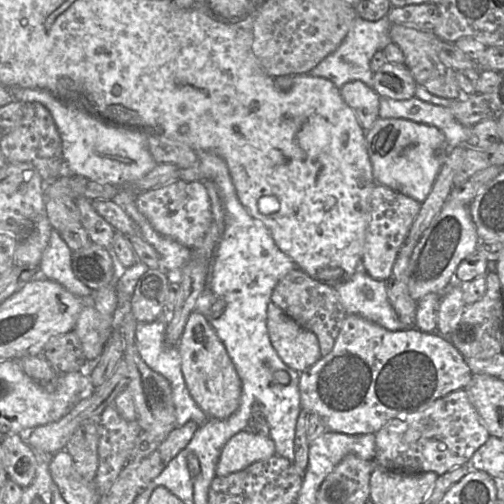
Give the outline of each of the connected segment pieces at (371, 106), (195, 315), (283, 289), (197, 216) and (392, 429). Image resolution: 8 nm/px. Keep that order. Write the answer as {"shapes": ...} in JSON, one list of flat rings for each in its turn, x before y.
{"shapes":[[[359,80,344,84,340,88,340,94,355,113,361,127,368,131,379,118,380,96]],[[195,310,190,314,177,347,187,388,197,405,209,418,230,417,240,405,241,379,223,342,203,314]],[[295,268,277,283,271,294,271,301,300,326,317,336,322,356,333,349,347,312,332,286,315,280,303,270]],[[180,180,161,188,139,192,135,202,155,231,187,248,196,248,203,242,213,219,210,199,202,181]],[[466,389,441,397,423,410,397,416,375,433,376,465,403,473,434,472,438,476,469,463,475,451,490,437,489,432,471,405]]]}

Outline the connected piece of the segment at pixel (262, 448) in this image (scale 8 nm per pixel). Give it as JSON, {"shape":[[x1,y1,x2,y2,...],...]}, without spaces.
{"shape":[[242,430,232,436,222,449,216,475,226,476,276,454,271,437]]}

